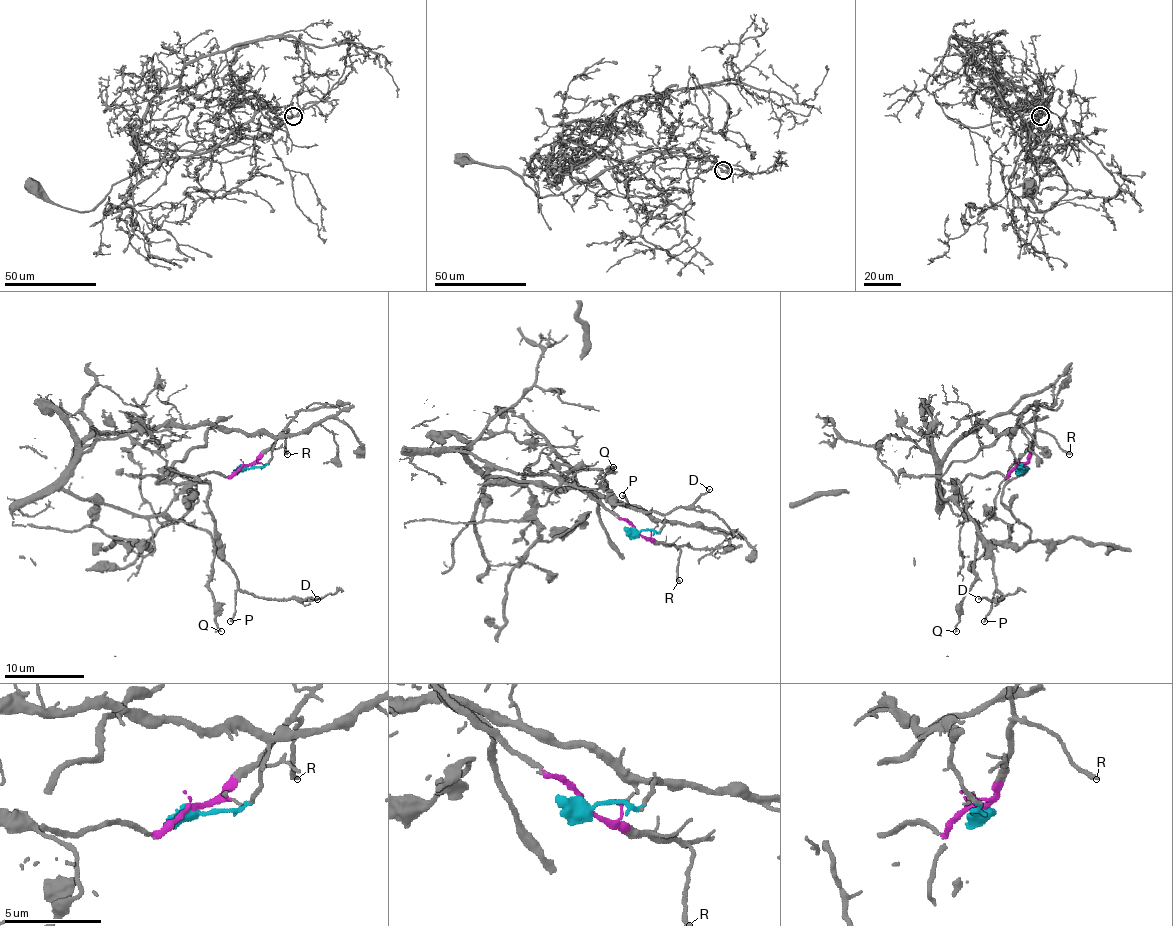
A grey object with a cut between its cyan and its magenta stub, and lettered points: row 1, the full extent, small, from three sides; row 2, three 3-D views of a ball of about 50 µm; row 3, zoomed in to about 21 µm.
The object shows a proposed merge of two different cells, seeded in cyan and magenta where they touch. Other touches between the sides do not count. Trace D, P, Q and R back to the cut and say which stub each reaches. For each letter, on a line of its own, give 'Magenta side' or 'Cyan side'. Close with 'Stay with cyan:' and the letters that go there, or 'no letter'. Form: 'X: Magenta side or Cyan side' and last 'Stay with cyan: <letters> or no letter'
D: Magenta side
P: Magenta side
Q: Cyan side
R: Magenta side
Stay with cyan: Q

